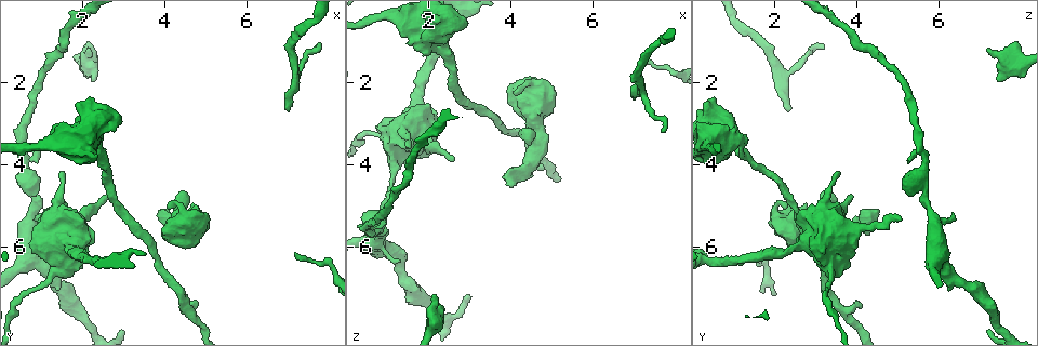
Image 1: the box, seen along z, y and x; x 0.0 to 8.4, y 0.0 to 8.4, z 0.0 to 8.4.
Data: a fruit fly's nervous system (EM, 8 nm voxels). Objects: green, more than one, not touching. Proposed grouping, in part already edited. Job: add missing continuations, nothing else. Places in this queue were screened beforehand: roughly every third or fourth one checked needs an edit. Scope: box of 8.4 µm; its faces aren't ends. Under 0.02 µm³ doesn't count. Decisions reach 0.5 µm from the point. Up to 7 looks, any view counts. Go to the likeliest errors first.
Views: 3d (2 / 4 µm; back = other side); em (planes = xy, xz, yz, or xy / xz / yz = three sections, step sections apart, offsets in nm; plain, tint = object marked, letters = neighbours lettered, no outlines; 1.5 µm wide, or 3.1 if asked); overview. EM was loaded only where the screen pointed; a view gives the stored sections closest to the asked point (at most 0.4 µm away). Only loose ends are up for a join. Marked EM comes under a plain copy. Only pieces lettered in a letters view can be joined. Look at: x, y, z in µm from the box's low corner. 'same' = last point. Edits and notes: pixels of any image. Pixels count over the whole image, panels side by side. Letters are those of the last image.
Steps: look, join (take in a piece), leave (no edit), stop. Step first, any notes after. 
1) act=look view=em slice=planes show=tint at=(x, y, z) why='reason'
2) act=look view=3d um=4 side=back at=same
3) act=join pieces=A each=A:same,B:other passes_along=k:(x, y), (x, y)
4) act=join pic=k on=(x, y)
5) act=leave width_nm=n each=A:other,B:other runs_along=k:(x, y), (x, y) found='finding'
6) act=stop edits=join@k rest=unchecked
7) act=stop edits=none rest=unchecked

act=look view=em slice=yz step=8 show=tint at=(6.95, 2.70, 2.40) why='an open end'

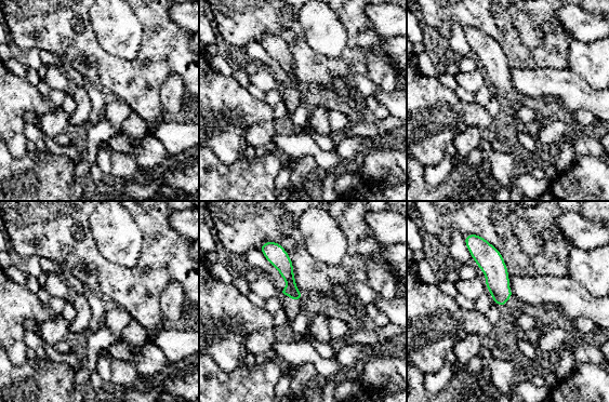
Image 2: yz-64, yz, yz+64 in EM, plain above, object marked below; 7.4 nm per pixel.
act=look view=em slice=planes show=letters at=same why='cut it another way'

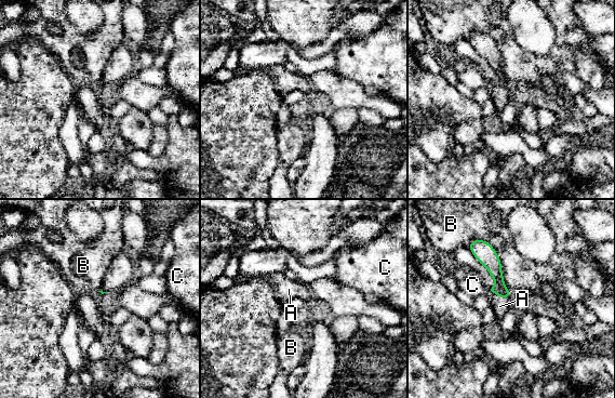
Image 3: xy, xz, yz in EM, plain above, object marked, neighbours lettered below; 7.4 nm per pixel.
act=join pieces=A longest_contact=B:480nm each=A:same,B:other,C:other passes_along=3:(491, 262), (498, 294), (499, 306) found='the neuron continues'

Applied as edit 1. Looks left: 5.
act=look view=overview

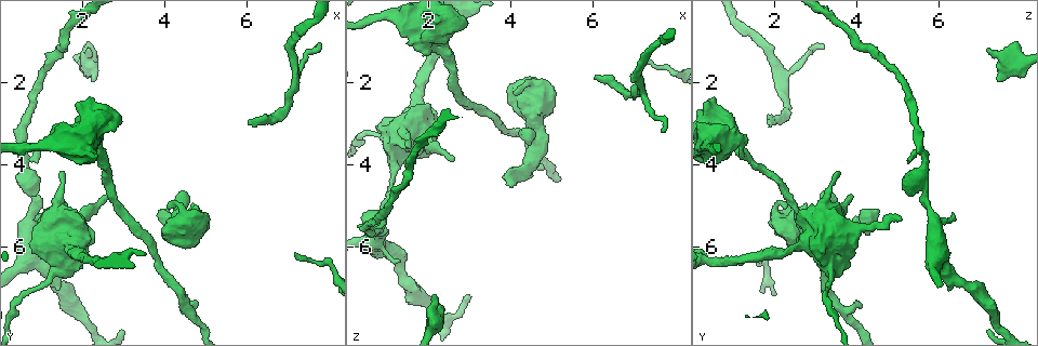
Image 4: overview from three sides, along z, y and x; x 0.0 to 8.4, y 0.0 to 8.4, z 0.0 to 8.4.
act=look view=3d um=4 at=(0.85, 5.30, 5.05) why='free end'

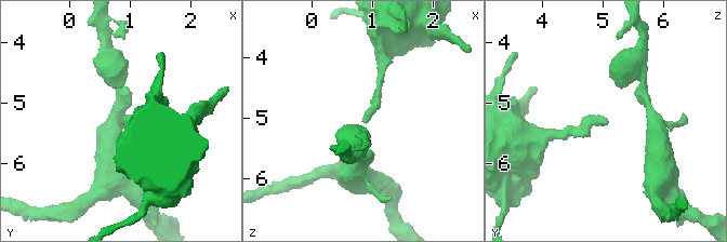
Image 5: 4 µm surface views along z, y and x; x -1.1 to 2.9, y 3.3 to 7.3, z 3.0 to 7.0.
act=look view=em slice=xz step=4 show=letters at=(0.80, 5.35, 5.05)

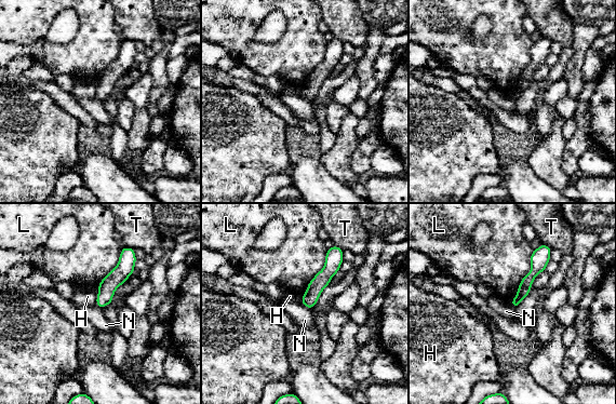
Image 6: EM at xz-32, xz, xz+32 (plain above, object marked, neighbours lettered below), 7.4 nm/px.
act=leave each=H:other,L:other,N:other,T:other runs_along=6:(543, 248), (537, 268), (514, 304) found='none of them fits'

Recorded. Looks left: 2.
act=look view=3d um=4 at=(4.80, 7.40, 4.05) why='an open end'

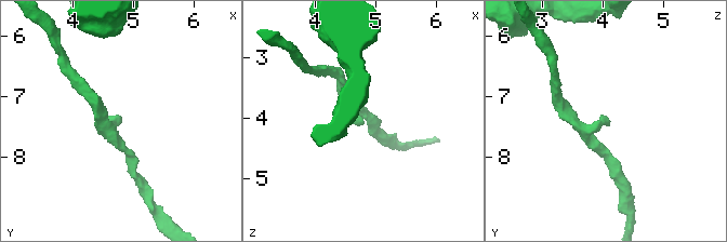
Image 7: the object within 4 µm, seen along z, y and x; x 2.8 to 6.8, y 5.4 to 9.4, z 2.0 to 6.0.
act=look view=em slice=planes show=letters at=(4.80, 7.45, 4.10) why='need the tissue'

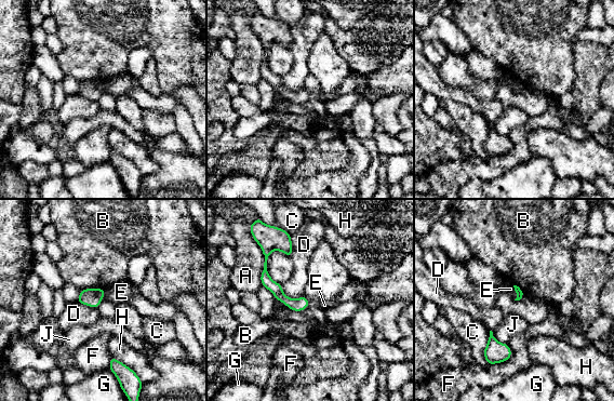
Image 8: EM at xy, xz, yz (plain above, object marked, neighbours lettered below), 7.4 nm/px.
act=leave each=A:other,B:other,C:other,D:other,E:other,F:other,G:other,H:other,J:other border=8:(512, 285), (516, 292), (515, 299) found='none of them fits'

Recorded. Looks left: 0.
act=stop edits=join@3 rest=unchecked

